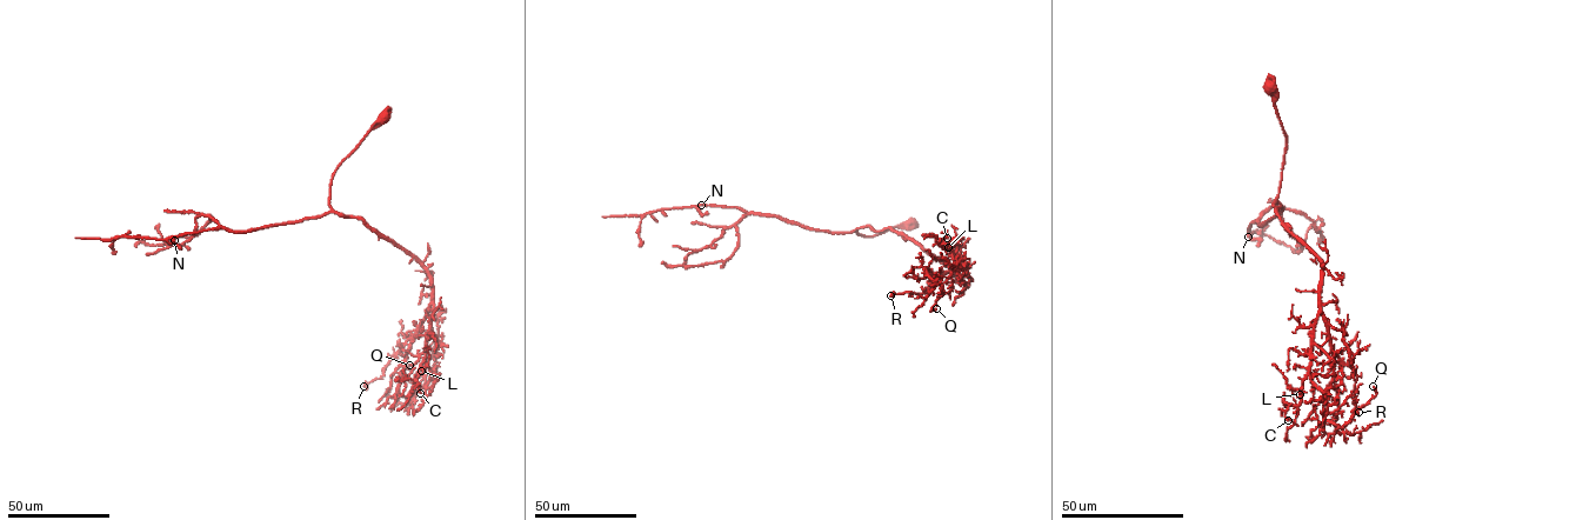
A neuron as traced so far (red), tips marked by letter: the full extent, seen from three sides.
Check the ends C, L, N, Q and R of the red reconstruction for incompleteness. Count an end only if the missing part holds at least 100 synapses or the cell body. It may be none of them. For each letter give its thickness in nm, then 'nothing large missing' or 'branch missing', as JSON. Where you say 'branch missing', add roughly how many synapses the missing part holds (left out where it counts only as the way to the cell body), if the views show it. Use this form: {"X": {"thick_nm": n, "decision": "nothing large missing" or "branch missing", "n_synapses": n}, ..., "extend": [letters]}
{"C": {"thick_nm": 150, "decision": "nothing large missing"}, "L": {"thick_nm": 160, "decision": "nothing large missing"}, "N": {"thick_nm": 380, "decision": "nothing large missing"}, "Q": {"thick_nm": 140, "decision": "nothing large missing"}, "R": {"thick_nm": 240, "decision": "nothing large missing"}, "extend": []}

